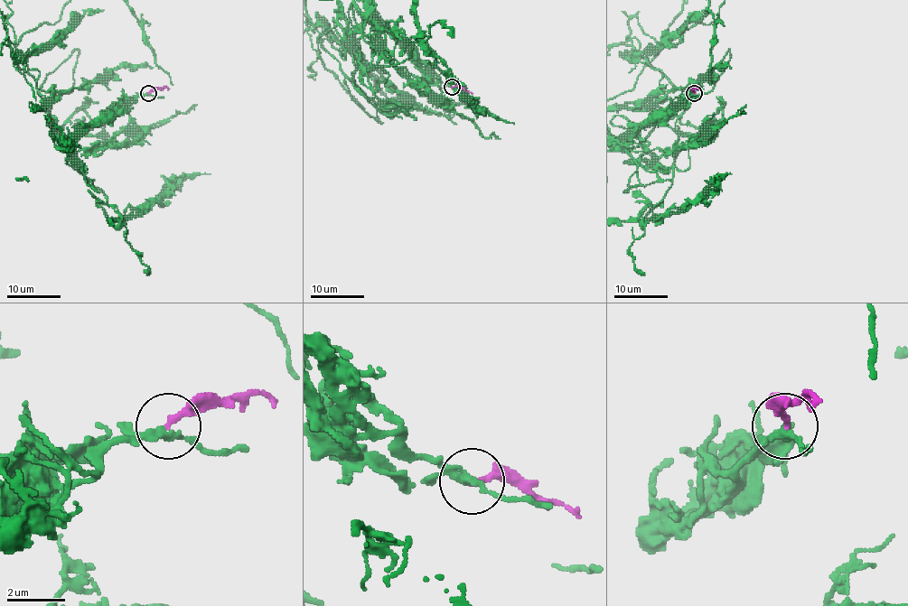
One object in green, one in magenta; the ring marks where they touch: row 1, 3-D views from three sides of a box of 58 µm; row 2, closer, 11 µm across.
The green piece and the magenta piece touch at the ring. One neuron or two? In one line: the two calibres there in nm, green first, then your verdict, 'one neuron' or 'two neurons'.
calibres 180 and 240 nm; one neuron

